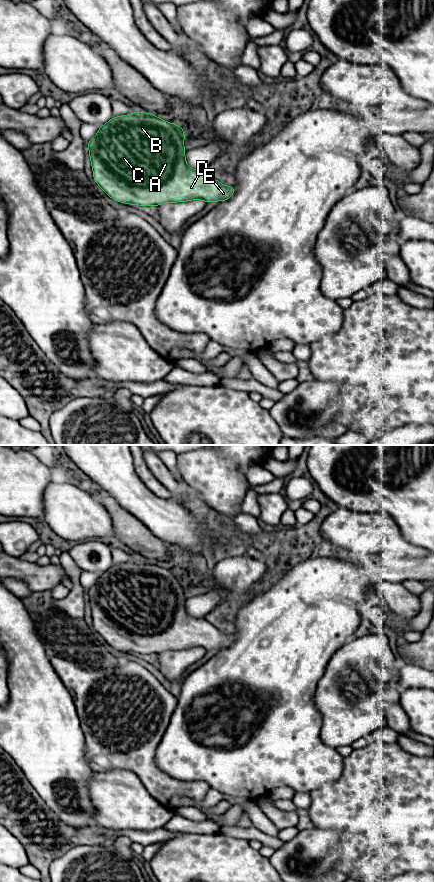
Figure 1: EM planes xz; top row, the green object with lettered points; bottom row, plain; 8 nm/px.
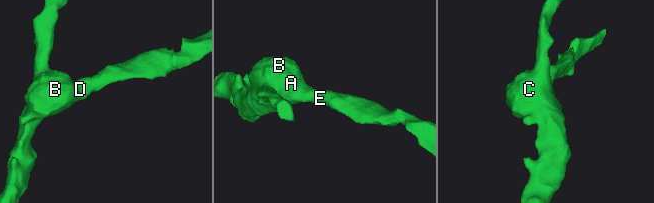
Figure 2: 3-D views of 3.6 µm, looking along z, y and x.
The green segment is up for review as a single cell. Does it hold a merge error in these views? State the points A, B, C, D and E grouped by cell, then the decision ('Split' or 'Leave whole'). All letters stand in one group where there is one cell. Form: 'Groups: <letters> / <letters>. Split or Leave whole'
Groups: A B C D E. Leave whole

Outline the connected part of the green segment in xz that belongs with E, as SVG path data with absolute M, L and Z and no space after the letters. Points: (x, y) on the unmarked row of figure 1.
M135 560L112 565L105 573L99 574L95 585L87 589L93 626L108 645L129 653L159 654L164 651L188 650L190 648L225 649L235 641L234 634L226 634L209 623L205 618L191 617L185 608L185 580L180 573L156 565L154 562Z

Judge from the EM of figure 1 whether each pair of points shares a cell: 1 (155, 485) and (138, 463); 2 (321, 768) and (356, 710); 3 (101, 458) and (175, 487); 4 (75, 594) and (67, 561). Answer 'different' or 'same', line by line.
1: same
2: different
3: different
4: same

